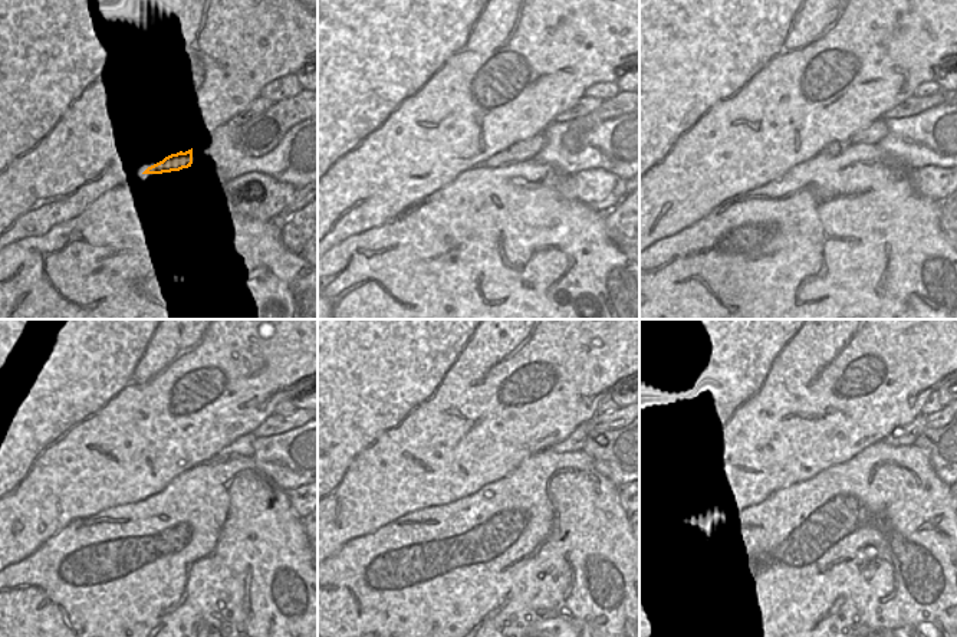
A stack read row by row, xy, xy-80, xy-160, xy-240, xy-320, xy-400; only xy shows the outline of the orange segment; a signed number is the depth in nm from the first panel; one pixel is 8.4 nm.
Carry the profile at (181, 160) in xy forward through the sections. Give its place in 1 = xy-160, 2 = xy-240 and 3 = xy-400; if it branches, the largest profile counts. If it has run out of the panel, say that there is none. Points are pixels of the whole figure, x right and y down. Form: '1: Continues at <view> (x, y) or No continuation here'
1: Continues at xy-160 (878, 130)
2: Continues at xy-240 (244, 446)
3: Continues at xy-400 (904, 436).

